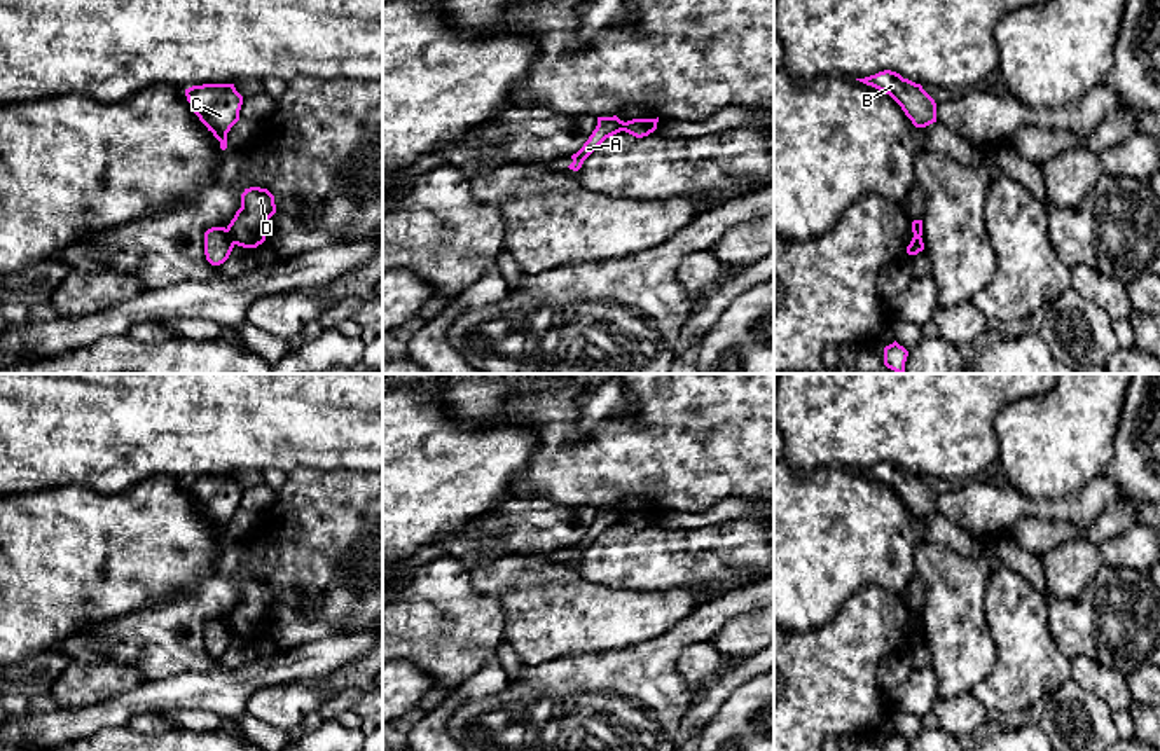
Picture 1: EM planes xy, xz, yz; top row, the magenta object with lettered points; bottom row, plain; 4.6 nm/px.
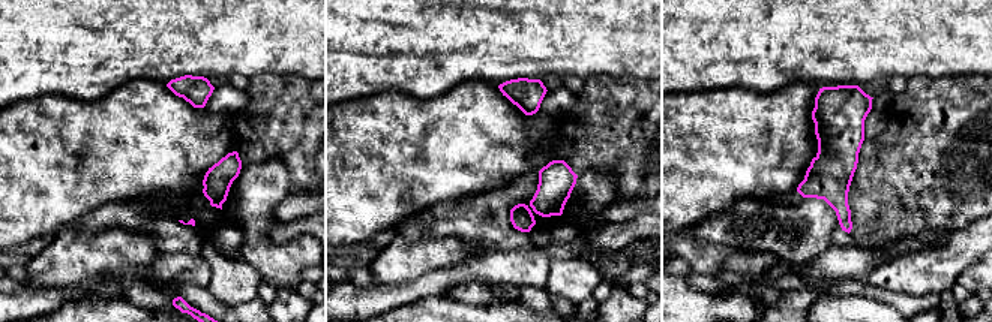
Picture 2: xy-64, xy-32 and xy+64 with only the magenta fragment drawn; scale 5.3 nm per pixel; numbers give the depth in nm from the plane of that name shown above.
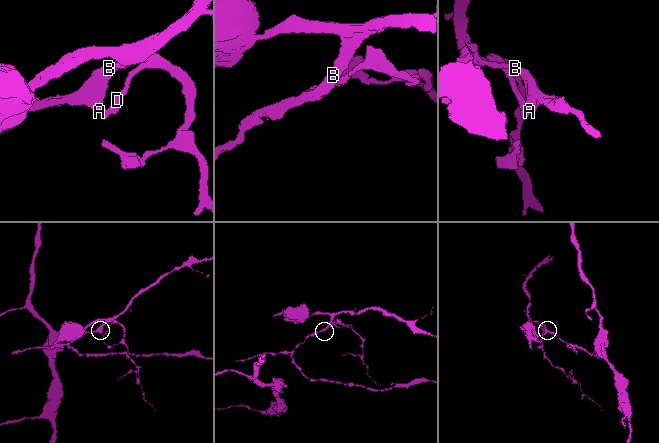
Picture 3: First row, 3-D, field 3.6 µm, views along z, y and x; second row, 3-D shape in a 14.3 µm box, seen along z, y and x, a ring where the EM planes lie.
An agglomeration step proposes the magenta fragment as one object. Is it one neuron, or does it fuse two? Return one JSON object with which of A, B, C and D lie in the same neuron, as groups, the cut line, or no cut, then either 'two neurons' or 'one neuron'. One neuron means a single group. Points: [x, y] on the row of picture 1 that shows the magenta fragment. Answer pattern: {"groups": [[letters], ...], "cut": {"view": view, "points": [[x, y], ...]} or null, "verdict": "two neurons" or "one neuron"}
{"groups": [["A", "B", "C"], ["D"]], "cut": {"view": "xy", "points": [[226, 229], [234, 243]]}, "verdict": "two neurons"}

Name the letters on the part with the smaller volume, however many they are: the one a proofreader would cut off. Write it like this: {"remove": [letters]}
{"remove": ["D"]}

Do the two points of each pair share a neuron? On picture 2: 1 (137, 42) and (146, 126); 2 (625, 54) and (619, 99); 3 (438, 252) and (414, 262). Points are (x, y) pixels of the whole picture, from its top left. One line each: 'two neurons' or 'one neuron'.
1: two neurons
2: two neurons
3: one neuron

